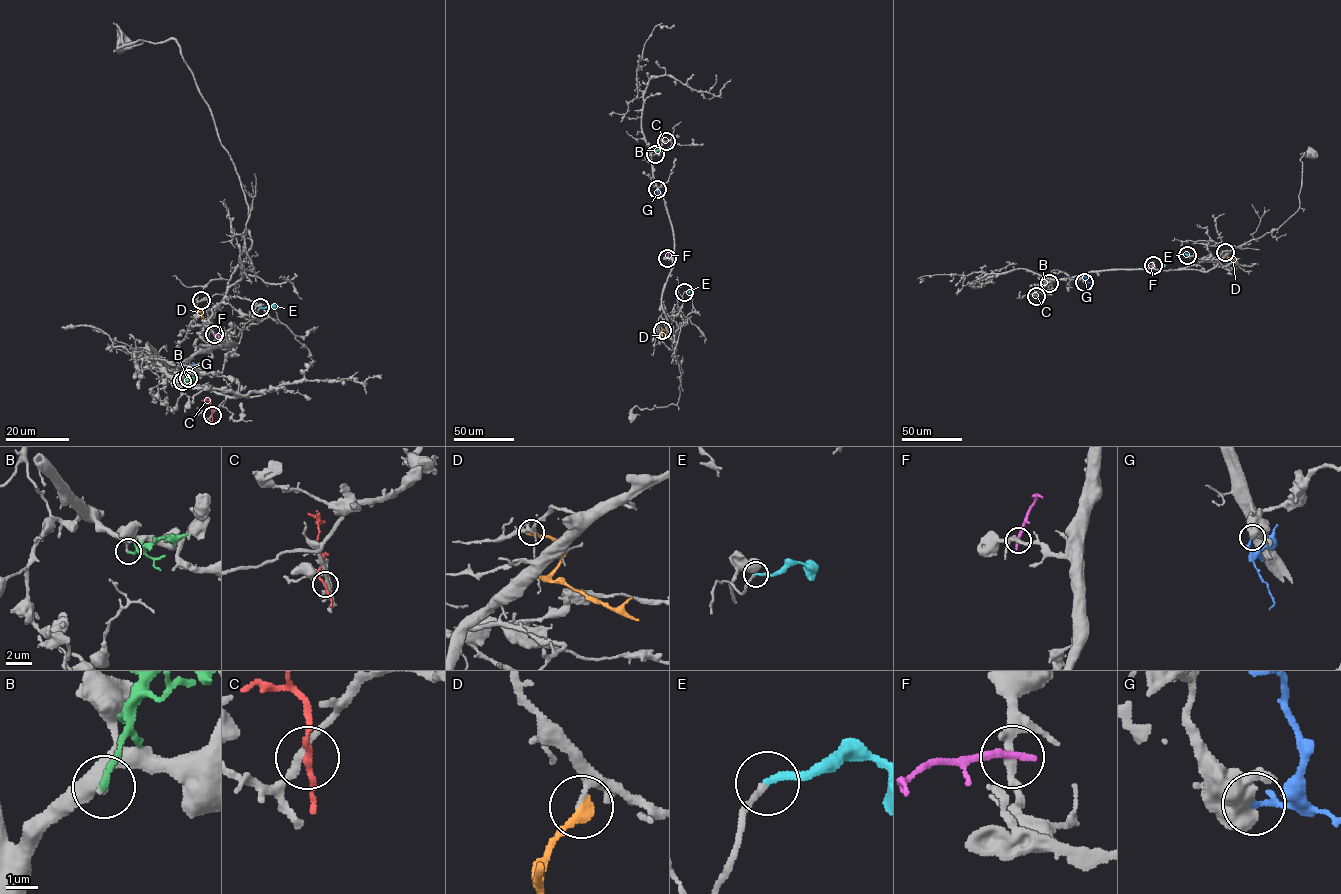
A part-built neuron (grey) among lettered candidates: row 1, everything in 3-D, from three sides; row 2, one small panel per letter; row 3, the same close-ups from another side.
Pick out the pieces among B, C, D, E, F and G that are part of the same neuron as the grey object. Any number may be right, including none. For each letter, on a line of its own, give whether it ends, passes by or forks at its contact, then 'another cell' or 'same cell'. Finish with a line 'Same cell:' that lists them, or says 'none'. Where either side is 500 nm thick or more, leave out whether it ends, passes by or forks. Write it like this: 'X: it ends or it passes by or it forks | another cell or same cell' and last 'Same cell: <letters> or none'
B: it ends | another cell
C: it passes by | another cell
D: it ends | another cell
E: it ends | same cell
F: it ends | another cell
G: another cell
Same cell: E

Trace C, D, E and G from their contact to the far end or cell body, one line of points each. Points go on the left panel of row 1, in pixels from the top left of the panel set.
C: (212, 416), (210, 402), (201, 400)
D: (201, 300), (197, 309), (202, 322)
E: (260, 307), (274, 307)
G: (189, 378), (189, 367), (195, 364)

